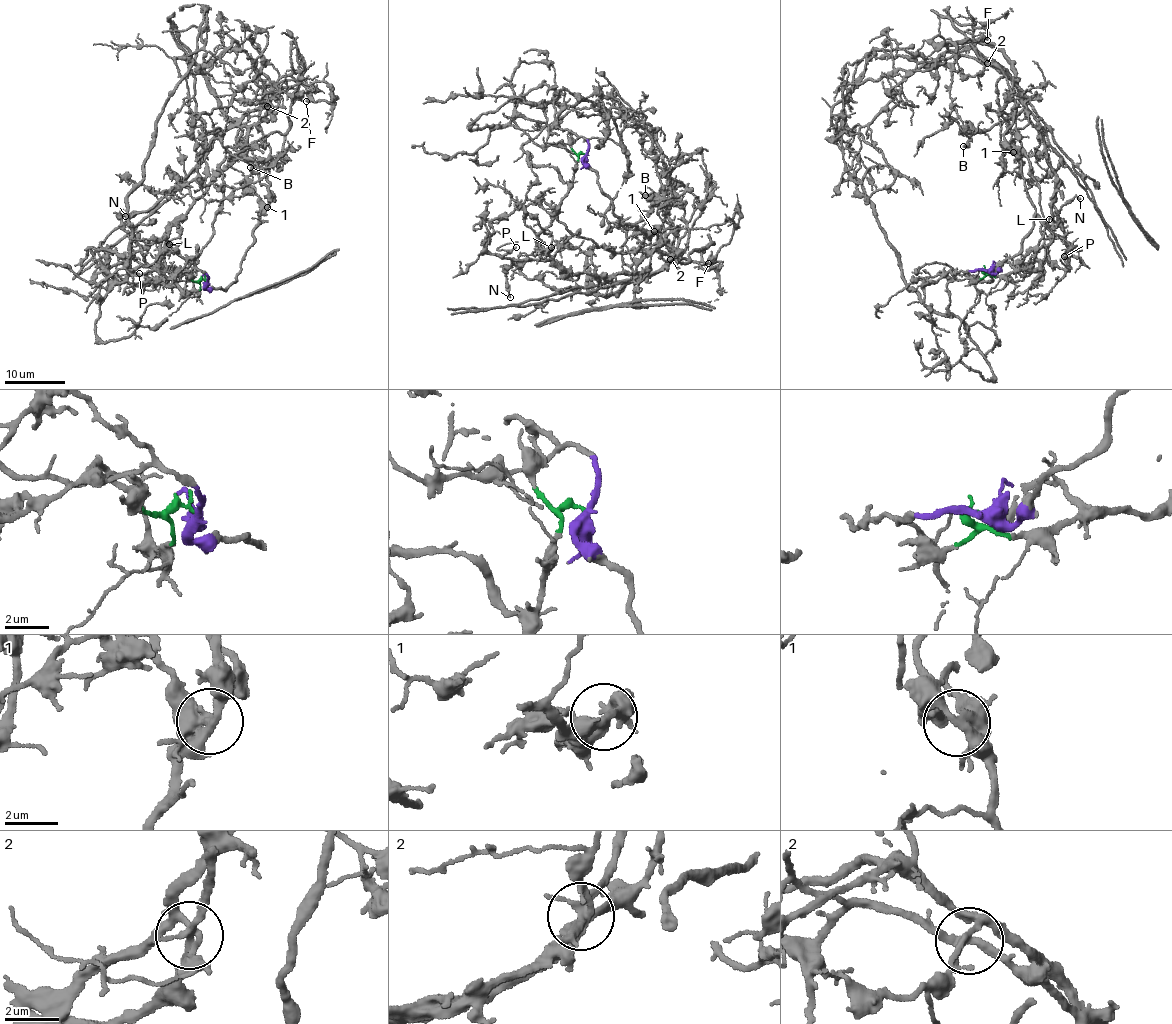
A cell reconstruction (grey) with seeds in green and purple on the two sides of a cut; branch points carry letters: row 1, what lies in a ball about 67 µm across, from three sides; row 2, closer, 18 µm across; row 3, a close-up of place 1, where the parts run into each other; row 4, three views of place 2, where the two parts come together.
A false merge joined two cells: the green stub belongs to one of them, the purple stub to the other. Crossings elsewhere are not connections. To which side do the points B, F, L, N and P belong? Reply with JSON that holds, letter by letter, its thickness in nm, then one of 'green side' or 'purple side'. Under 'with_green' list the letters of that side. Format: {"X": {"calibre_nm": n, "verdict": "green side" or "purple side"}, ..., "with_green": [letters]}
{"B": {"calibre_nm": 400, "verdict": "purple side"}, "F": {"calibre_nm": 320, "verdict": "green side"}, "L": {"calibre_nm": 180, "verdict": "green side"}, "N": {"calibre_nm": 130, "verdict": "green side"}, "P": {"calibre_nm": 150, "verdict": "green side"}, "with_green": ["F", "L", "N", "P"]}

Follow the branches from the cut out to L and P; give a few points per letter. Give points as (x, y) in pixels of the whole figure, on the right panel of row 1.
L: (986, 270), (987, 275), (1035, 268), (1039, 260), (1035, 251), (1044, 241), (1041, 229), (1049, 219)
P: (986, 270), (1003, 274), (1035, 268), (1035, 251), (1051, 243), (1051, 225), (1064, 234), (1070, 250), (1064, 256)

